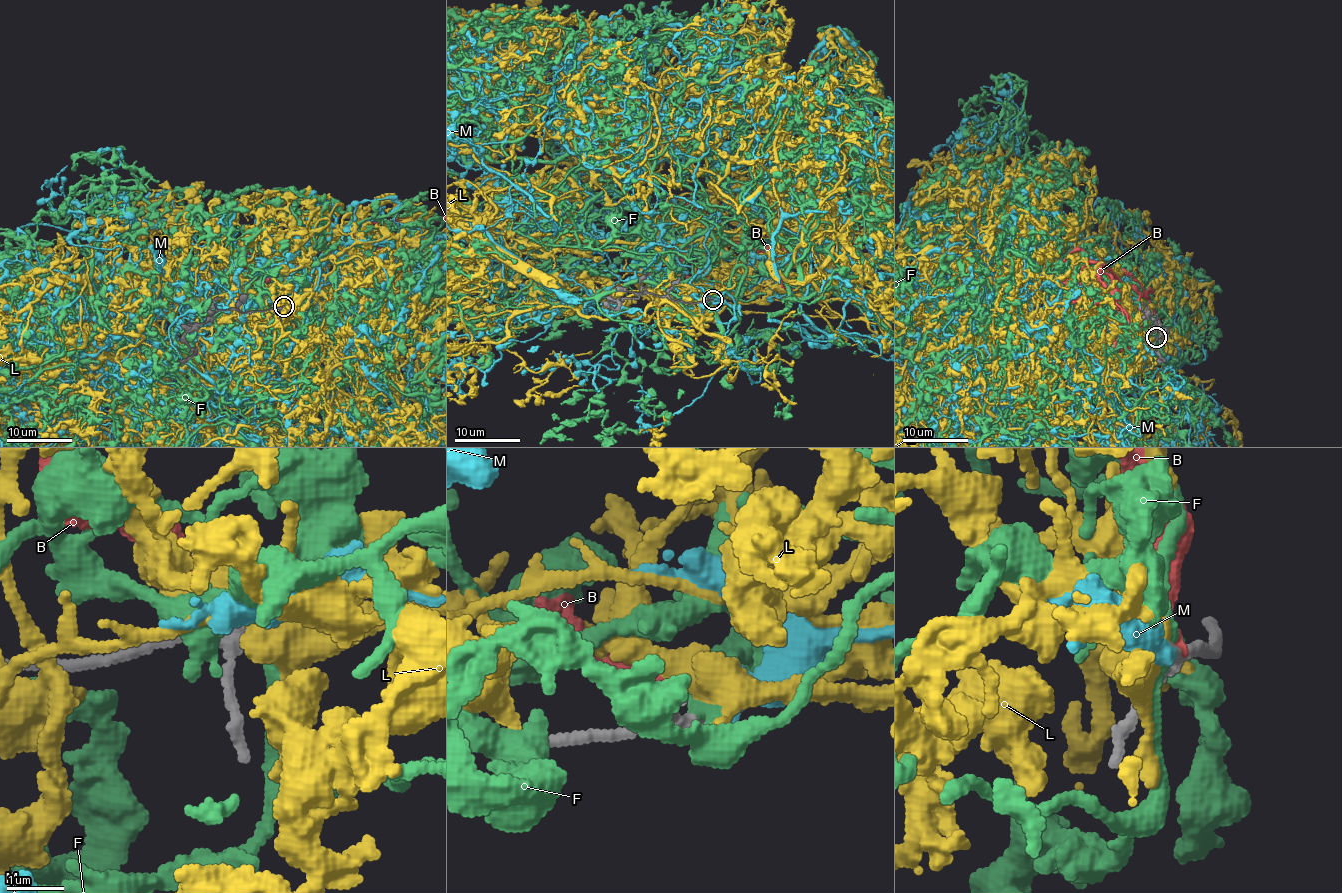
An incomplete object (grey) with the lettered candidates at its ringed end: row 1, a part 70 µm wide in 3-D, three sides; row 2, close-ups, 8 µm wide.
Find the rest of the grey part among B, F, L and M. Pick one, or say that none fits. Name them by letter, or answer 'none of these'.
M

